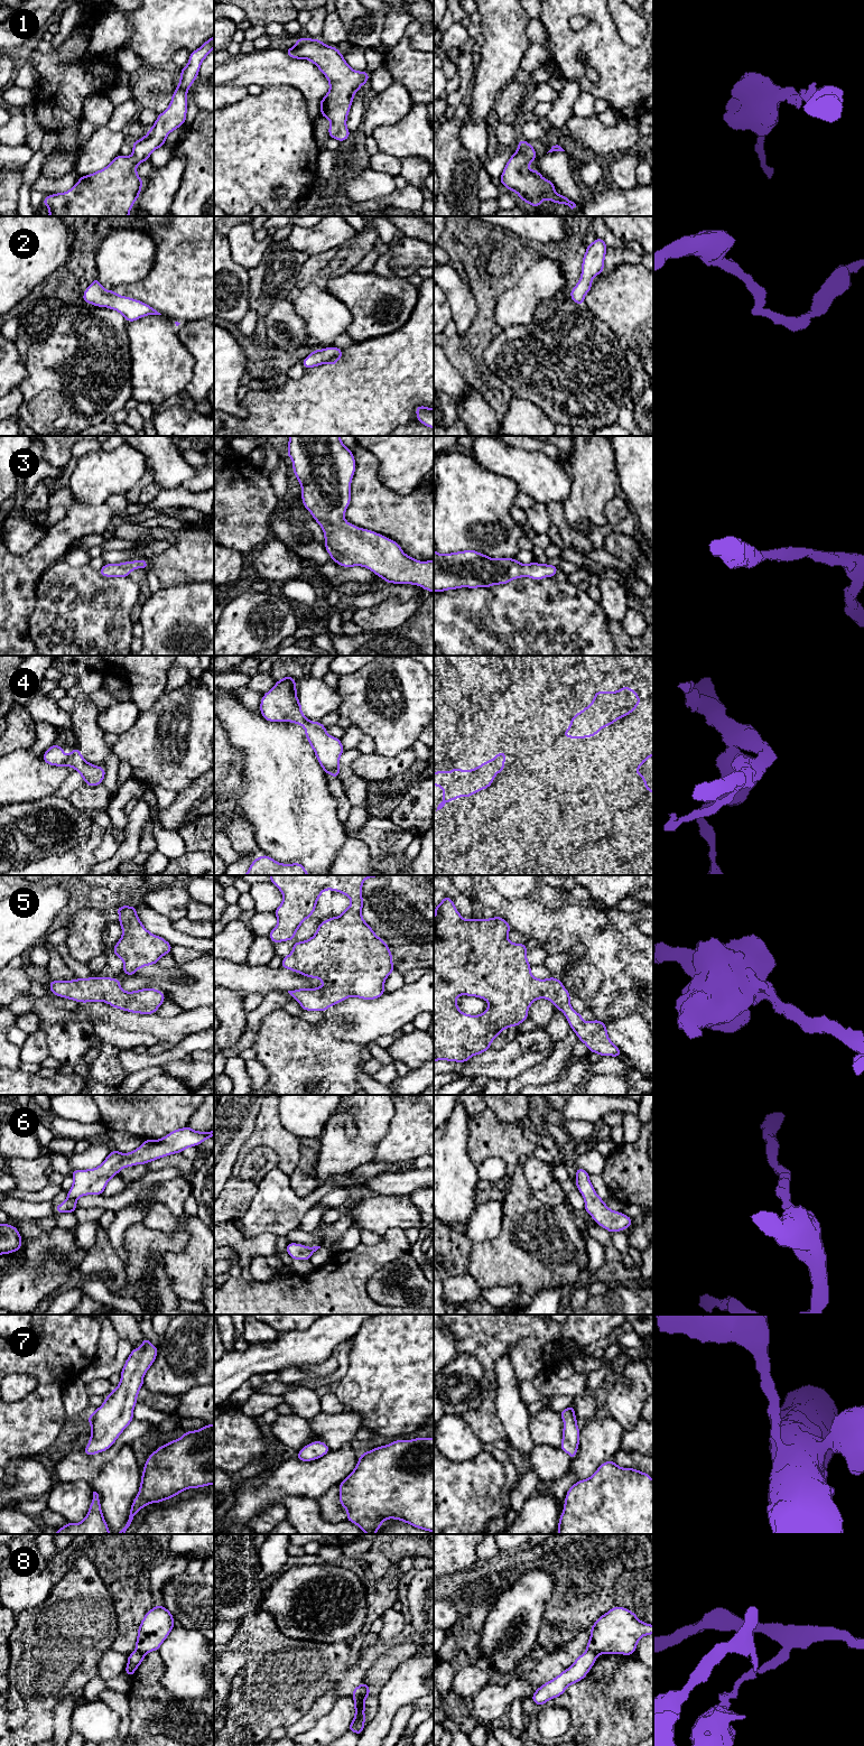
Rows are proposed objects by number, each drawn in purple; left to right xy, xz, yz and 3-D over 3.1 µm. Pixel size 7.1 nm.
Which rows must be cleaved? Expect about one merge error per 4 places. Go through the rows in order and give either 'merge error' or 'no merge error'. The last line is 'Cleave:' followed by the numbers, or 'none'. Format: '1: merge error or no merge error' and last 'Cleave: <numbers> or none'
1: no merge error
2: no merge error
3: no merge error
4: no merge error
5: no merge error
6: no merge error
7: no merge error
8: merge error
Cleave: 8

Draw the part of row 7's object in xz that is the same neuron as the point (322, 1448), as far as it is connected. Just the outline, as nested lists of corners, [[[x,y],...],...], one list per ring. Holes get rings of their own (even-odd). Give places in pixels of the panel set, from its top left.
[[[314,1441],[298,1451],[297,1459],[301,1461],[312,1461],[323,1457],[329,1451],[331,1450],[325,1442]]]

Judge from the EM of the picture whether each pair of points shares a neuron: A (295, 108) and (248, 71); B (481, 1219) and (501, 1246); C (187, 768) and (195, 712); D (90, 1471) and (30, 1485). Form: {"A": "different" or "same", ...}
{"A": "different", "B": "different", "C": "same", "D": "different"}

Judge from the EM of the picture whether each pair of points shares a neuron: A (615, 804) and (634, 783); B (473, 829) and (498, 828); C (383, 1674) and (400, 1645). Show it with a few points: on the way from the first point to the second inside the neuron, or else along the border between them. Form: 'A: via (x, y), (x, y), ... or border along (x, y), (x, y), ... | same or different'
A: via (620, 799), (631, 788) | same
B: via (479, 828), (492, 828) | same
C: via (383, 1668), (397, 1652) | same

